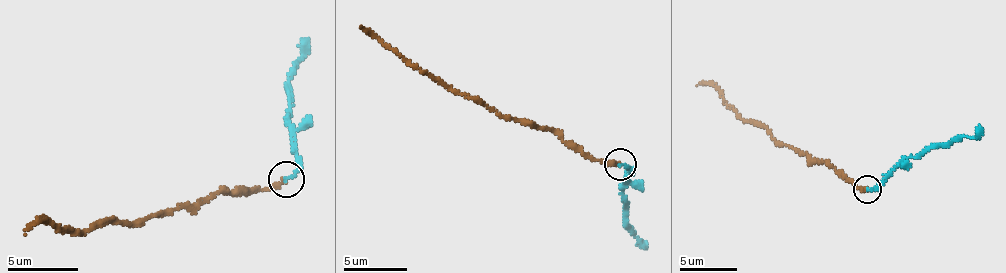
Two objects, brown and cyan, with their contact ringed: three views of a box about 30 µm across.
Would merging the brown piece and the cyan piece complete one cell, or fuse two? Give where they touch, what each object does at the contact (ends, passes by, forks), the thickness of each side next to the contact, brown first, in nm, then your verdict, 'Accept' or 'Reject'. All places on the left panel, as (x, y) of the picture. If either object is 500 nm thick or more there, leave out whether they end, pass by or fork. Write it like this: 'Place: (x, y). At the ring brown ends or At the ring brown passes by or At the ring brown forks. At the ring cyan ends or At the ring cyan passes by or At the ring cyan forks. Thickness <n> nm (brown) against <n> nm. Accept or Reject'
Place: (286, 179). At the ring brown ends. At the ring cyan ends. Thickness 190 nm (brown) against 180 nm. Reject

